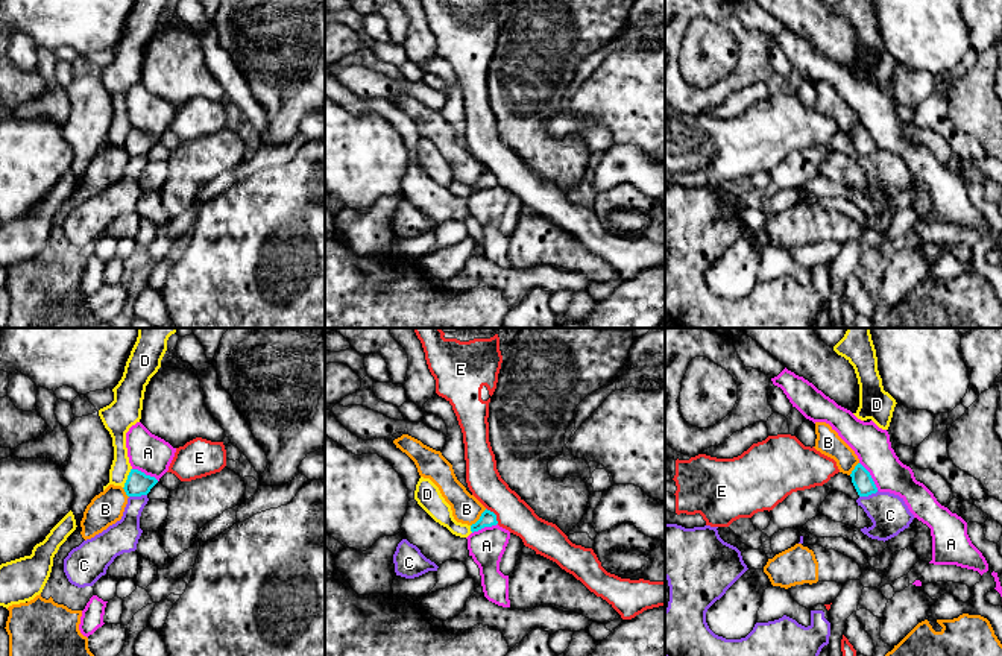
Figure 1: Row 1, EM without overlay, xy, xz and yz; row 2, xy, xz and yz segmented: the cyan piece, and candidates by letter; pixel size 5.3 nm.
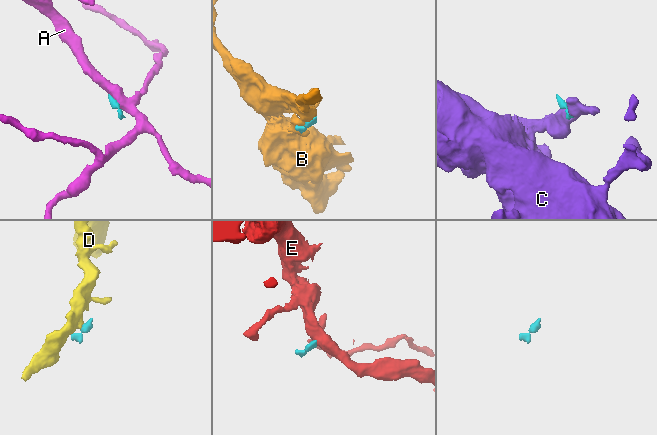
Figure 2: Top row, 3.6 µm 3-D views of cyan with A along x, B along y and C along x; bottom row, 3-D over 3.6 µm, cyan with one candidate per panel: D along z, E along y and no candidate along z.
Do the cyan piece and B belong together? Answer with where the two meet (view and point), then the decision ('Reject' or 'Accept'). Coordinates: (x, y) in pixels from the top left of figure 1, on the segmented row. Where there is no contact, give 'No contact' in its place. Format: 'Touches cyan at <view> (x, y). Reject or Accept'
Touches cyan at xz (480, 518). Reject

